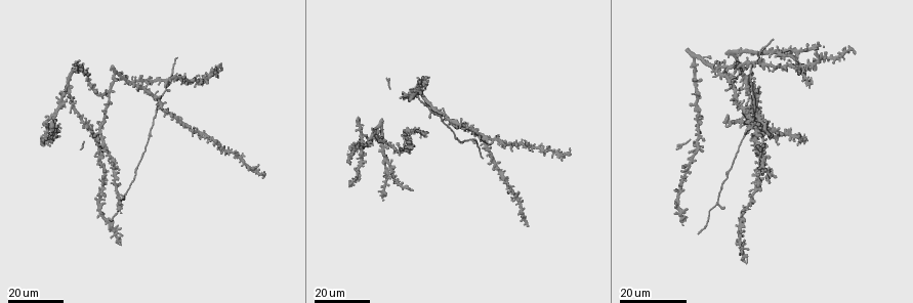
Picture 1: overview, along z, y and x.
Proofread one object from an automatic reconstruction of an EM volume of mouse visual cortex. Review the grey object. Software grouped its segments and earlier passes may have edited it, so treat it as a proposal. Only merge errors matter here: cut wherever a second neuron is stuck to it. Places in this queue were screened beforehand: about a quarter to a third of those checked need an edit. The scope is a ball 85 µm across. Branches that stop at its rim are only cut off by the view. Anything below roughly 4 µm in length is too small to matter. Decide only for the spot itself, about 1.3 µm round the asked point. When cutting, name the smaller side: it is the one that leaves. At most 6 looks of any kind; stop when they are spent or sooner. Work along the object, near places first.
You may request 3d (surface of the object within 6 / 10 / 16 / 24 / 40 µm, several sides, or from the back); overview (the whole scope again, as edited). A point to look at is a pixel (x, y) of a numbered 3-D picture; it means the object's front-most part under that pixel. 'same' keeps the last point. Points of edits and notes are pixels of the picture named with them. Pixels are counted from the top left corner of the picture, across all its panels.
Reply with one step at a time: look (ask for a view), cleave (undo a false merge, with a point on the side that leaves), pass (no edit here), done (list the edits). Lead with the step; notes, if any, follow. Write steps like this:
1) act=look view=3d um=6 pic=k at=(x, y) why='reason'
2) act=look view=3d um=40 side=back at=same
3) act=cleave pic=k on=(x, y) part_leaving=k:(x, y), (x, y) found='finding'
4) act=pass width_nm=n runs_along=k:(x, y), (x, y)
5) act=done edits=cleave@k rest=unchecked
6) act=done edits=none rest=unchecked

act=look view=3d um=24 pic=1 at=(476, 144) why='three-way junction'

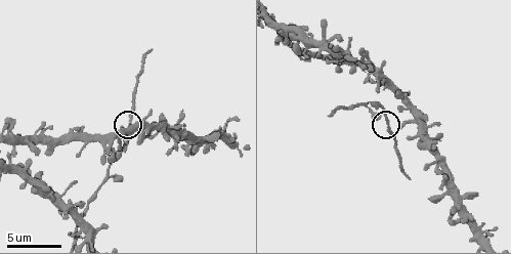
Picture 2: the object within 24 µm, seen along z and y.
act=look view=3d um=6 pic=2 at=(130, 118) why='zoom in'

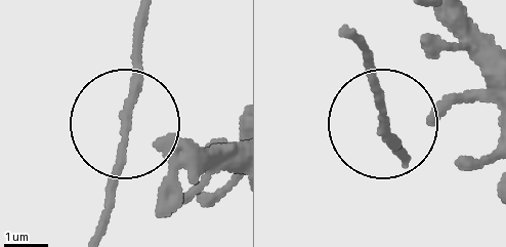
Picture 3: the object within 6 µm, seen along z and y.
act=pass runs_along=3:(96, 230), (133, 97), (133, 25) found='continuous, no second neuron'

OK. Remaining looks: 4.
act=look view=3d um=16 pic=1 at=(124, 194) why='three-way junction'

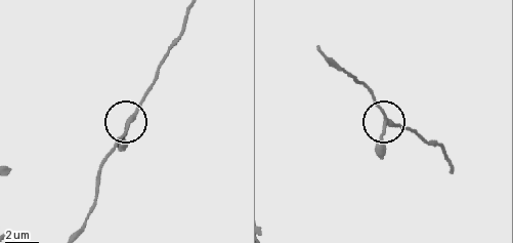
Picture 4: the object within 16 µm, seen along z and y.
act=look view=3d um=10 pic=4 at=(385, 122)

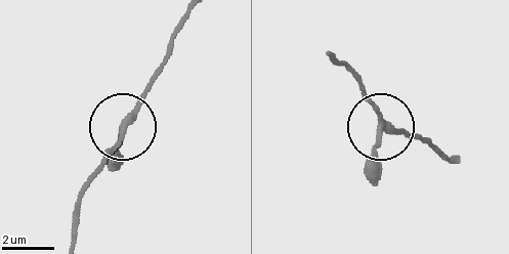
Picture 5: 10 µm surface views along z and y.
act=pass side_arm_um=13 runs_along=5:(454, 161), (428, 140), (388, 132), (350, 70) found='continuous, no second neuron'

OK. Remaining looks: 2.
act=done edits=none rest=unchecked

